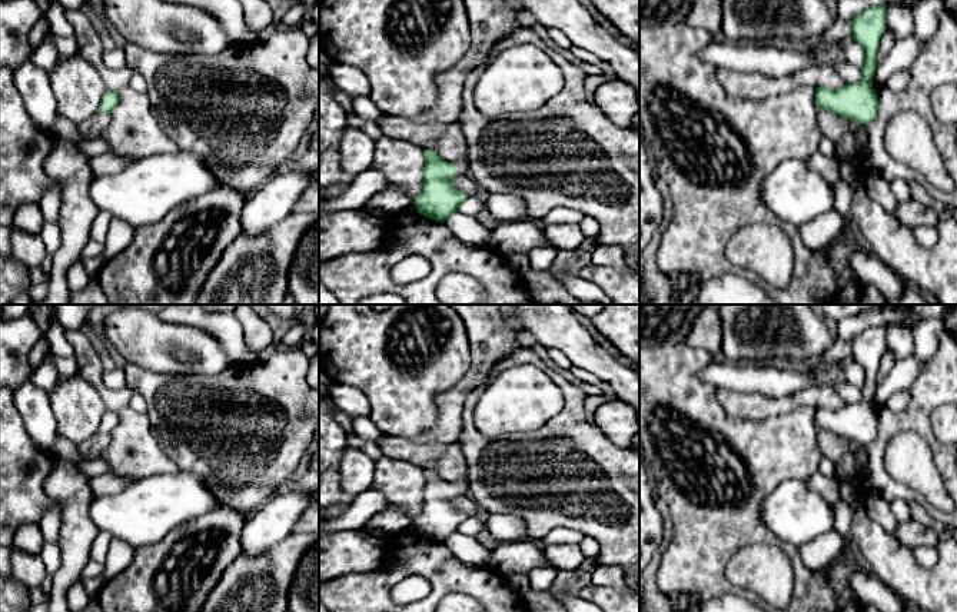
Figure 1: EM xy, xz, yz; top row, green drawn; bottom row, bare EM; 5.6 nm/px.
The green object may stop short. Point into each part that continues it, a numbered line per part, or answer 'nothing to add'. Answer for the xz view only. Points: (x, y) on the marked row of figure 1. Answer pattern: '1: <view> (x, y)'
1: xz (461, 165)

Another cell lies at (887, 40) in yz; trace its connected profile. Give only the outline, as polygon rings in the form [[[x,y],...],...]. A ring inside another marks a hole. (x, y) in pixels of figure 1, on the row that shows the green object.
[[[885,30],[884,34],[881,36],[881,39],[880,39],[880,46],[878,46],[878,50],[877,50],[877,63],[878,64],[881,61],[884,61],[884,59],[888,56],[894,43],[895,43],[894,34],[890,33],[888,30]]]

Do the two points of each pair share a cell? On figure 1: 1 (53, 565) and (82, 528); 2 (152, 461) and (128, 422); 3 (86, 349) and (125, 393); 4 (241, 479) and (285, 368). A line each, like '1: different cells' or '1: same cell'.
1: different cells
2: same cell
3: same cell
4: same cell

